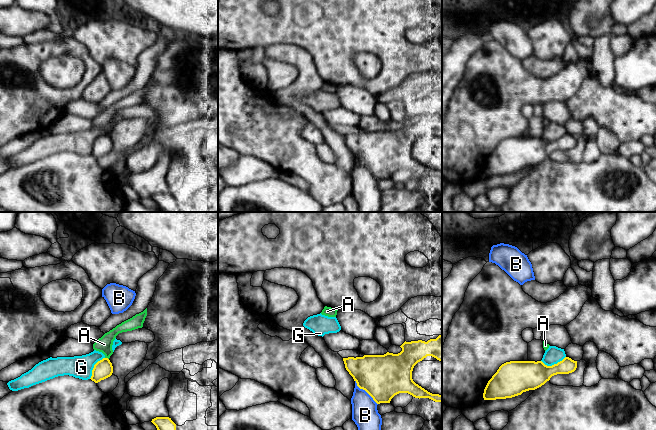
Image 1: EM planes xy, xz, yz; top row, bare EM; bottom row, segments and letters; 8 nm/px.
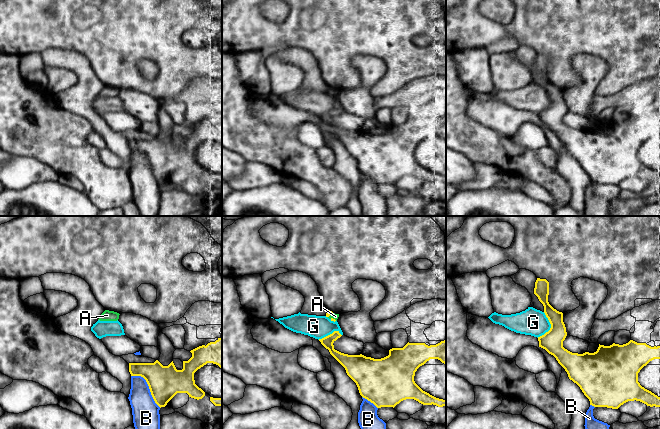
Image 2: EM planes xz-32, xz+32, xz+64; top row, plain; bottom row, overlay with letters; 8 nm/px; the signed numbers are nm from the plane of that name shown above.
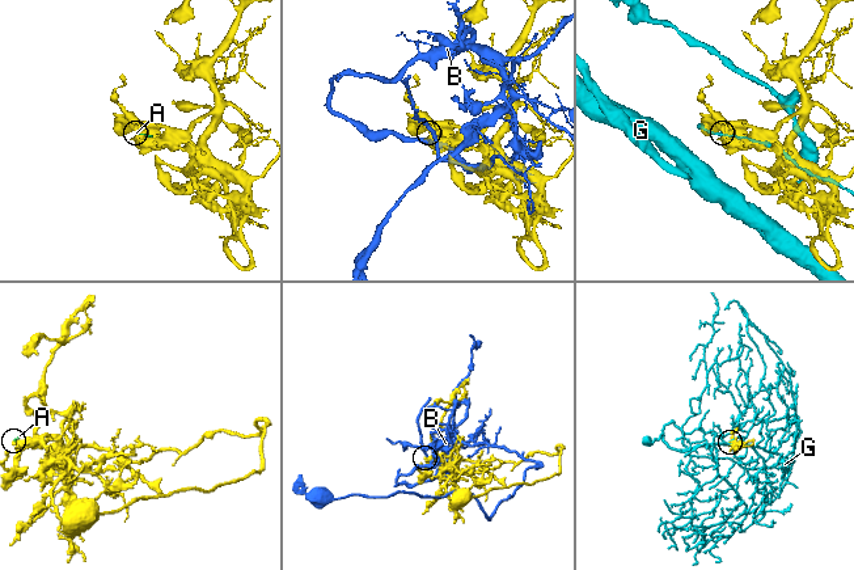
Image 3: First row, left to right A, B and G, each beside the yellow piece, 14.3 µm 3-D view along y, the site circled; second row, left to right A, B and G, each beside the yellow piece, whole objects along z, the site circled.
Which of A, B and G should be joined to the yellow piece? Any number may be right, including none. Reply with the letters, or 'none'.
none

